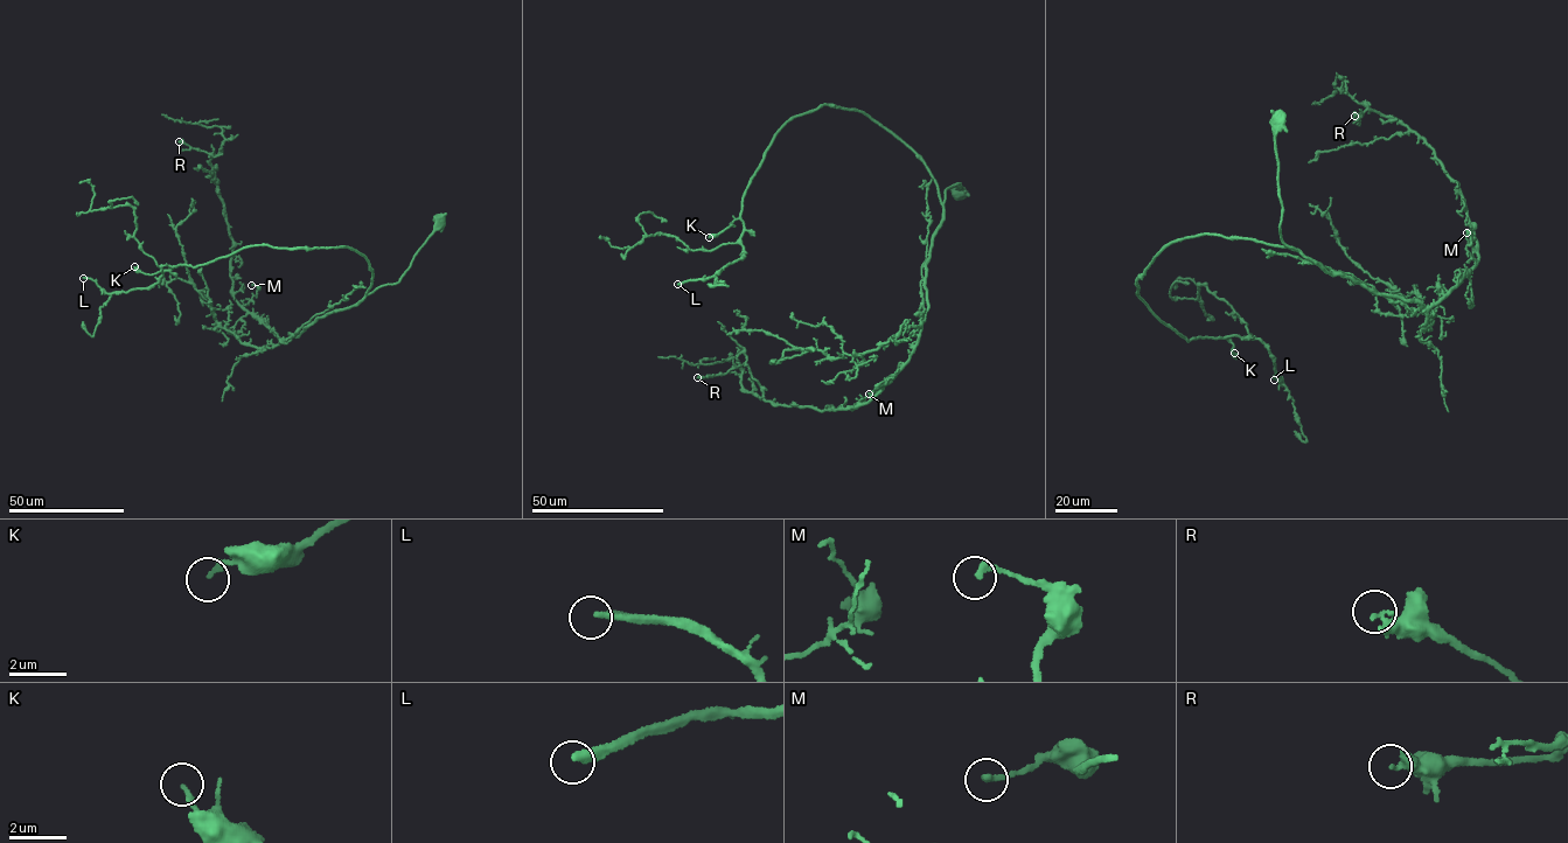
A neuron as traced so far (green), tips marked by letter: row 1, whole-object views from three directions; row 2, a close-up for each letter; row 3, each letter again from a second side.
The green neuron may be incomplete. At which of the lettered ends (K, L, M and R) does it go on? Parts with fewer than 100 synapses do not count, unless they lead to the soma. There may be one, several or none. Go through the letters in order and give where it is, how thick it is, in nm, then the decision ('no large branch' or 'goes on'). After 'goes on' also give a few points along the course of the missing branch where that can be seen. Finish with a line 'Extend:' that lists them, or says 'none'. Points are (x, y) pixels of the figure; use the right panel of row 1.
K: (1234, 353) | 180 nm | no large branch
L: (1274, 380) | 260 nm | goes on | (1274, 380), (1266, 380), (1249, 368), (1249, 349), (1244, 343), (1226, 346), (1190, 328)
M: (1467, 232) | 200 nm | no large branch
R: (1354, 116) | 360 nm | no large branch
Extend: L

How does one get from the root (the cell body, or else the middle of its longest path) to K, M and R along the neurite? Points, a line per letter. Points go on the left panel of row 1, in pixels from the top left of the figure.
K: (439, 217), (401, 279), (368, 293), (368, 263), (345, 246), (262, 245), (153, 273), (134, 266)
M: (439, 217), (440, 227), (398, 281), (319, 318), (295, 338), (281, 341), (244, 307), (257, 297), (251, 285)
R: (439, 217), (440, 227), (397, 283), (281, 341), (234, 295), (232, 239), (209, 161), (218, 154), (179, 141)

